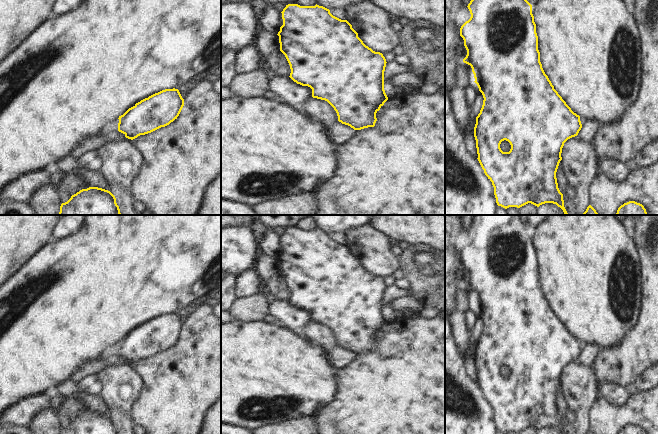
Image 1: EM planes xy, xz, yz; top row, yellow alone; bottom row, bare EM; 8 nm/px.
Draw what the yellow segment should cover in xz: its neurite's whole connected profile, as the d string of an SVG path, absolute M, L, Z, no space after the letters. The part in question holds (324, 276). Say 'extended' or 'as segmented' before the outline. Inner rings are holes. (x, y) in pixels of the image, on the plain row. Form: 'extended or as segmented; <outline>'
as segmented; M288 228L283 233L282 243L283 249L278 256L280 275L285 279L291 293L290 302L302 310L308 310L312 313L312 321L327 325L336 335L338 345L342 348L348 349L354 354L361 354L368 351L374 351L377 345L376 337L388 324L384 314L384 295L386 291L386 283L380 276L375 276L358 261L358 257L352 252L352 249L347 244L341 244L330 237L330 234L319 229L315 230L300 230L298 228Z

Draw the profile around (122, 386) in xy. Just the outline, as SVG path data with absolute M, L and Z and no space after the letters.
M116 361L104 366L97 373L102 381L102 398L110 407L110 416L115 420L116 427L120 434L136 434L134 426L137 425L131 418L130 413L143 390L144 382L142 376L135 369L134 365L126 361Z

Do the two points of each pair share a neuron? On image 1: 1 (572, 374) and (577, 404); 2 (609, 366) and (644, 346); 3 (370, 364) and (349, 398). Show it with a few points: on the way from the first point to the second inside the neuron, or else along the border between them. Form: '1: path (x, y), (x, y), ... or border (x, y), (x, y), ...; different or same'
1: path (577, 381), (577, 397); same
2: path (618, 363), (627, 361), (635, 353); same
3: path (370, 372), (370, 377), (357, 390); same

